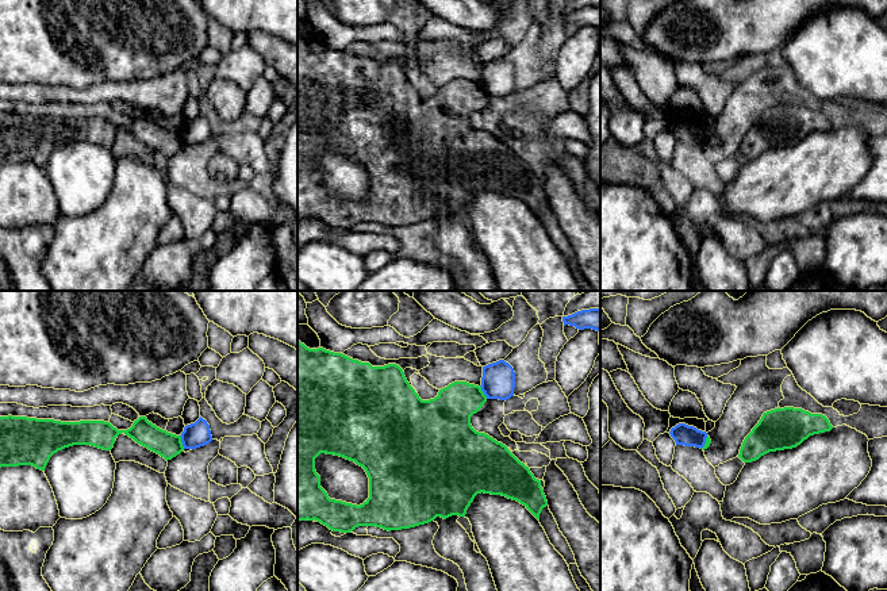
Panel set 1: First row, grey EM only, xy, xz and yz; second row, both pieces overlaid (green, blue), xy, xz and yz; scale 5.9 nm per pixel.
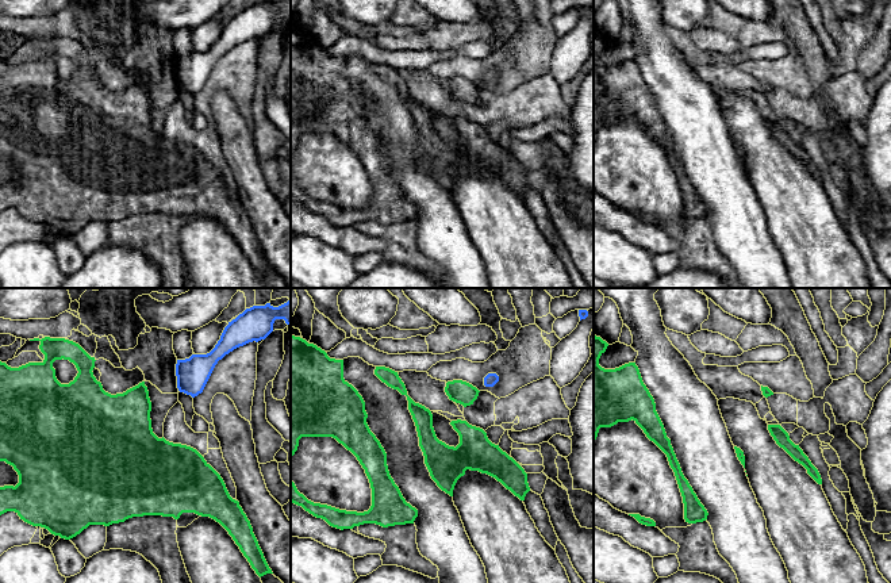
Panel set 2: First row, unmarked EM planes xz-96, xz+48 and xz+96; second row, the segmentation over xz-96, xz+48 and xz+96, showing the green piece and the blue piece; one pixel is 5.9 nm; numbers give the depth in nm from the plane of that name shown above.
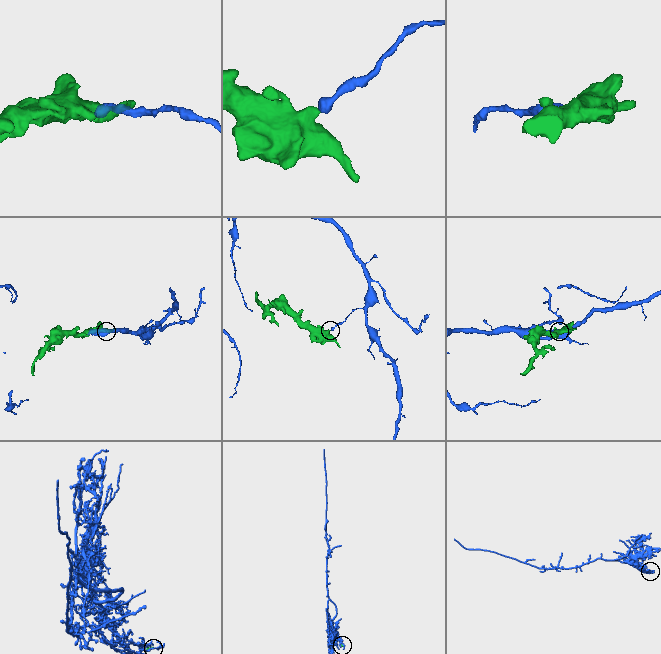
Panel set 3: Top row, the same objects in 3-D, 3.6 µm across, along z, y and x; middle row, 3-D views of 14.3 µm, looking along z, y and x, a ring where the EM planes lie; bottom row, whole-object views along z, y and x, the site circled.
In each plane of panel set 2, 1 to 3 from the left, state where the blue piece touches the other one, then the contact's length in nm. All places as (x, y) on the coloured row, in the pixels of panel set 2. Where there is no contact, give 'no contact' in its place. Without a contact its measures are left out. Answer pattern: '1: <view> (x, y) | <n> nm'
1: no contact
2: no contact
3: no contact

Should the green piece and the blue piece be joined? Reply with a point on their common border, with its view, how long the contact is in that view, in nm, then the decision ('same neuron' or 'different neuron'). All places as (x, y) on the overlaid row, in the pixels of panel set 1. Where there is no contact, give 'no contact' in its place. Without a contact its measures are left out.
xy (181, 442) | 90 nm | different neuron

